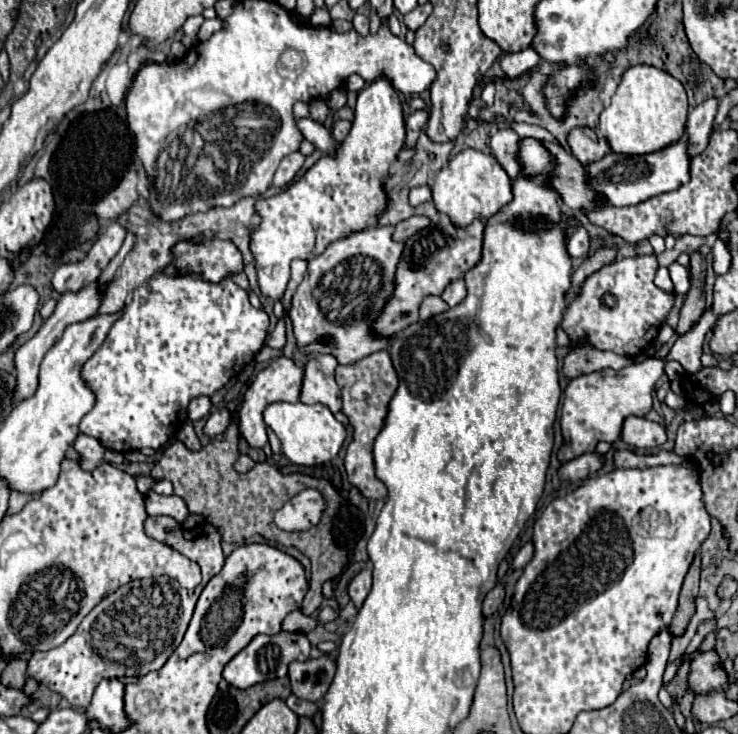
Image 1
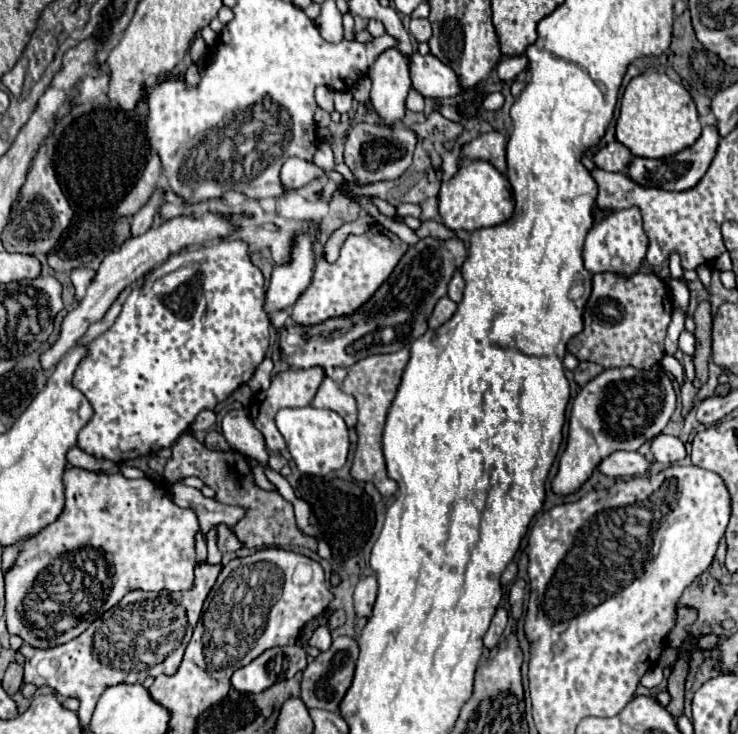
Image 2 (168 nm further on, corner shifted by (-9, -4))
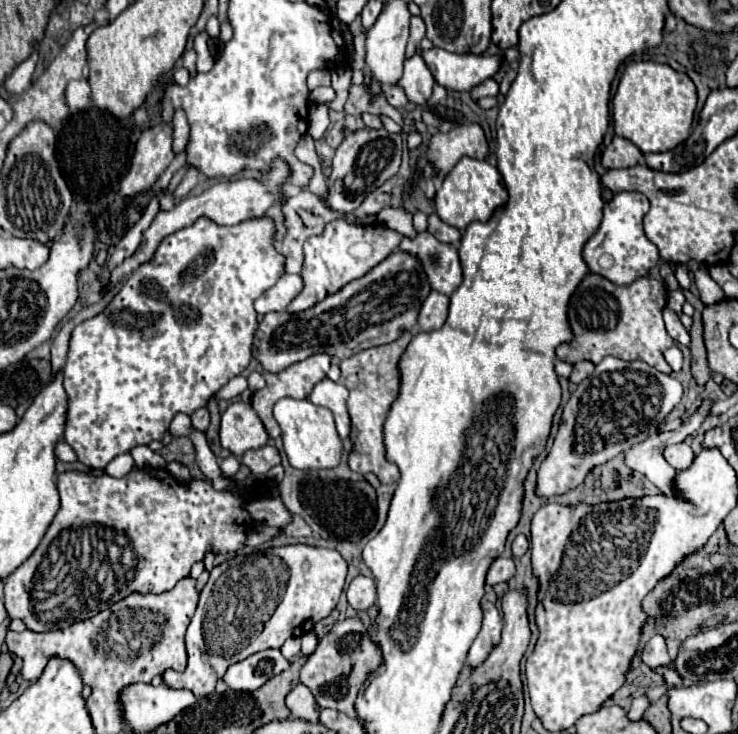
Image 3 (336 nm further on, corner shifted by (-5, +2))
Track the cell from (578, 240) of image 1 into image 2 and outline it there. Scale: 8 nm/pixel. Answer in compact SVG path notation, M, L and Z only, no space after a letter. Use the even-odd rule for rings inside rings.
M631 206L625 210L615 210L613 214L609 214L605 220L597 222L591 228L591 232L585 238L583 260L585 260L585 268L591 274L613 272L621 276L633 276L637 274L639 266L643 264L645 252L647 252L647 236L643 230L641 212L637 206Z

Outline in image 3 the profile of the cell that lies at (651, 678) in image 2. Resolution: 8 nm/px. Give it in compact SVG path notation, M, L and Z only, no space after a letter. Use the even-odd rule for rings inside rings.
M659 666L659 668L655 668L655 674L661 674L661 676L667 680L667 684L681 686L681 678L679 678L679 674L677 674L673 668L669 668L669 666Z

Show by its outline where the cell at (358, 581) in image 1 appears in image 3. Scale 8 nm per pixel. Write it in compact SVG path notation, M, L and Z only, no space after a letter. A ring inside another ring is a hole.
M357 576L347 588L347 600L355 610L367 610L375 604L375 582L367 576Z

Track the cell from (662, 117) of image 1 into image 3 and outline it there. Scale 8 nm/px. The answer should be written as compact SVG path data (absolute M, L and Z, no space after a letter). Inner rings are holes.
M631 62L613 96L613 128L617 136L631 140L643 154L667 152L687 140L695 106L697 92L687 74L657 62Z

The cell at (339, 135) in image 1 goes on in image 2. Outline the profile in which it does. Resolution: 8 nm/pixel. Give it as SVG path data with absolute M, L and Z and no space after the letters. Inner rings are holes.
M355 124L349 130L345 142L345 164L351 168L357 186L369 186L381 180L397 180L409 166L415 150L417 138L403 124L395 126L371 126L371 124Z

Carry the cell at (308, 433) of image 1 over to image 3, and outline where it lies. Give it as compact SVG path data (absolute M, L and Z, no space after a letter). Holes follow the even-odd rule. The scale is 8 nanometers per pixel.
M281 398L273 408L273 416L281 426L283 448L293 468L319 470L319 468L335 468L339 464L343 444L333 422L333 412L329 408L315 406L309 400Z

